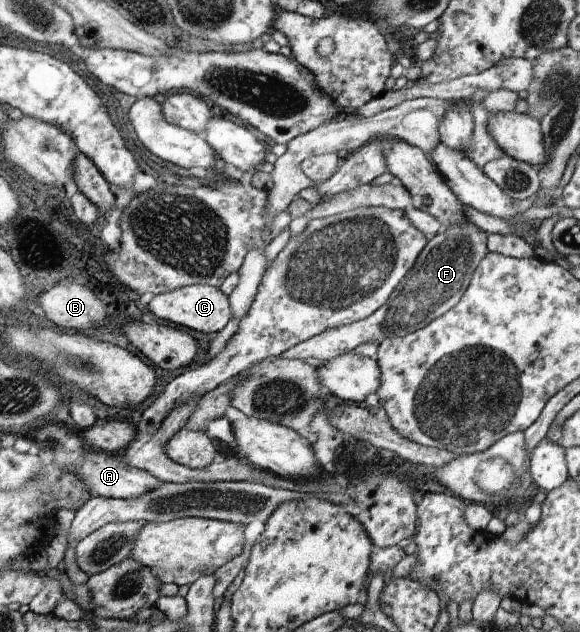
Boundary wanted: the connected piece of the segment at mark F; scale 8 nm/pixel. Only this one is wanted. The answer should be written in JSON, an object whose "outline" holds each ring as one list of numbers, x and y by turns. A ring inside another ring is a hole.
{"outline":[[469,221,454,226,443,227,419,254,419,260,396,287,391,298,378,308,372,316,358,320,343,327,330,328,295,347,283,352,282,358,328,361,336,356,353,351,356,346,366,342,379,342,387,338,410,335,426,328,432,320,446,315,467,292,479,264,486,258,488,233,480,230]]}

